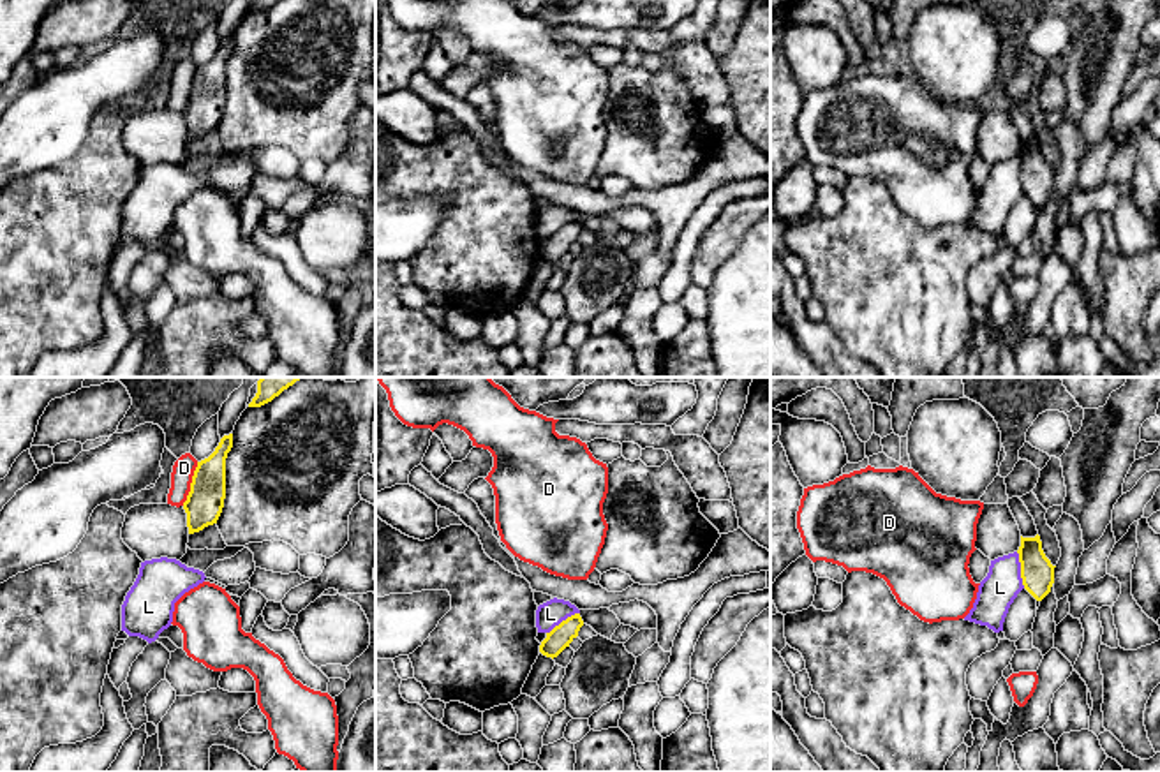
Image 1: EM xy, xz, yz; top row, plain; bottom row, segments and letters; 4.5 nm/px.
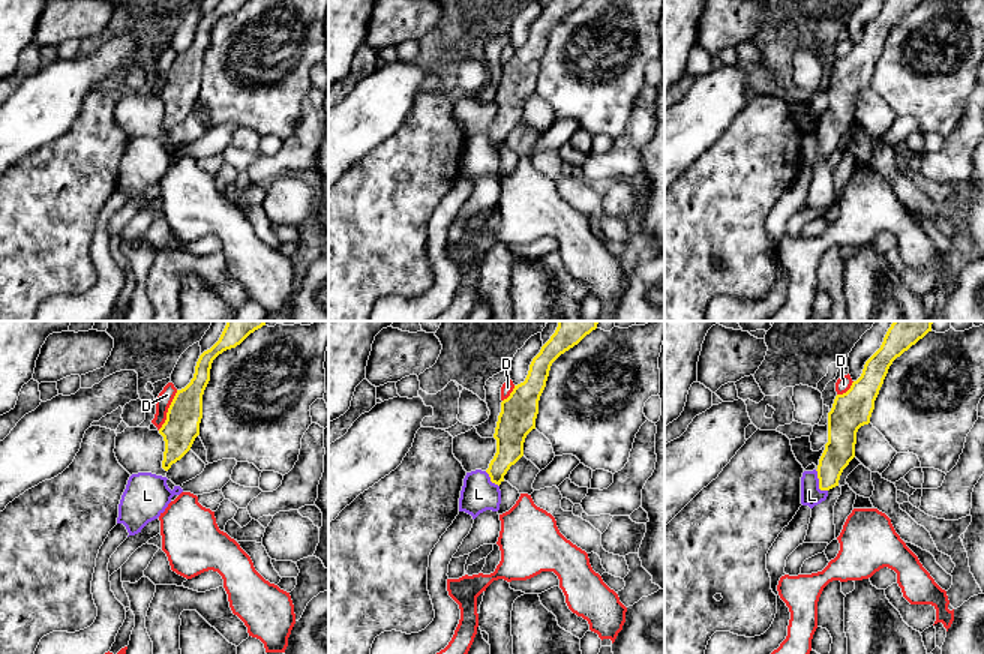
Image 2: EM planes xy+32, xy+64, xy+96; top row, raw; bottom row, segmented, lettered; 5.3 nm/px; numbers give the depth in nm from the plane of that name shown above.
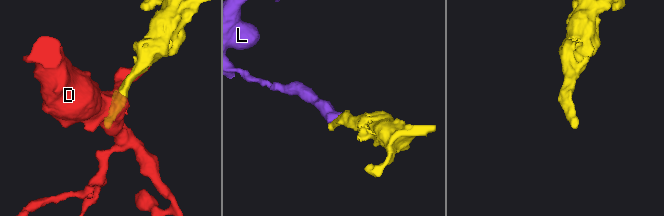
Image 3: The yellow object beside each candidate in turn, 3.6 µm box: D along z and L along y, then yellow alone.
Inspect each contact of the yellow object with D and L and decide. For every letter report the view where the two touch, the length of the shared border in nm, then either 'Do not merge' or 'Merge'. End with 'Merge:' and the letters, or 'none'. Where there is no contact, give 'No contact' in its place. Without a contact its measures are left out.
D: Touches yellow in xy. Shared border 220 nm. Do not merge
L: Touches yellow in yz. Shared border 170 nm. Do not merge
Merge: none

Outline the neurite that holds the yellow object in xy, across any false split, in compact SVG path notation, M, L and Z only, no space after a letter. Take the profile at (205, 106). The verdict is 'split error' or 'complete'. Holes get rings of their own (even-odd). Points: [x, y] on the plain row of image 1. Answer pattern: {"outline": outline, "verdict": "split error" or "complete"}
{"outline": "M233 39L224 41L215 56L197 67L190 97L183 108L189 139L217 129L226 104L226 63L233 53Z", "verdict": "complete"}

